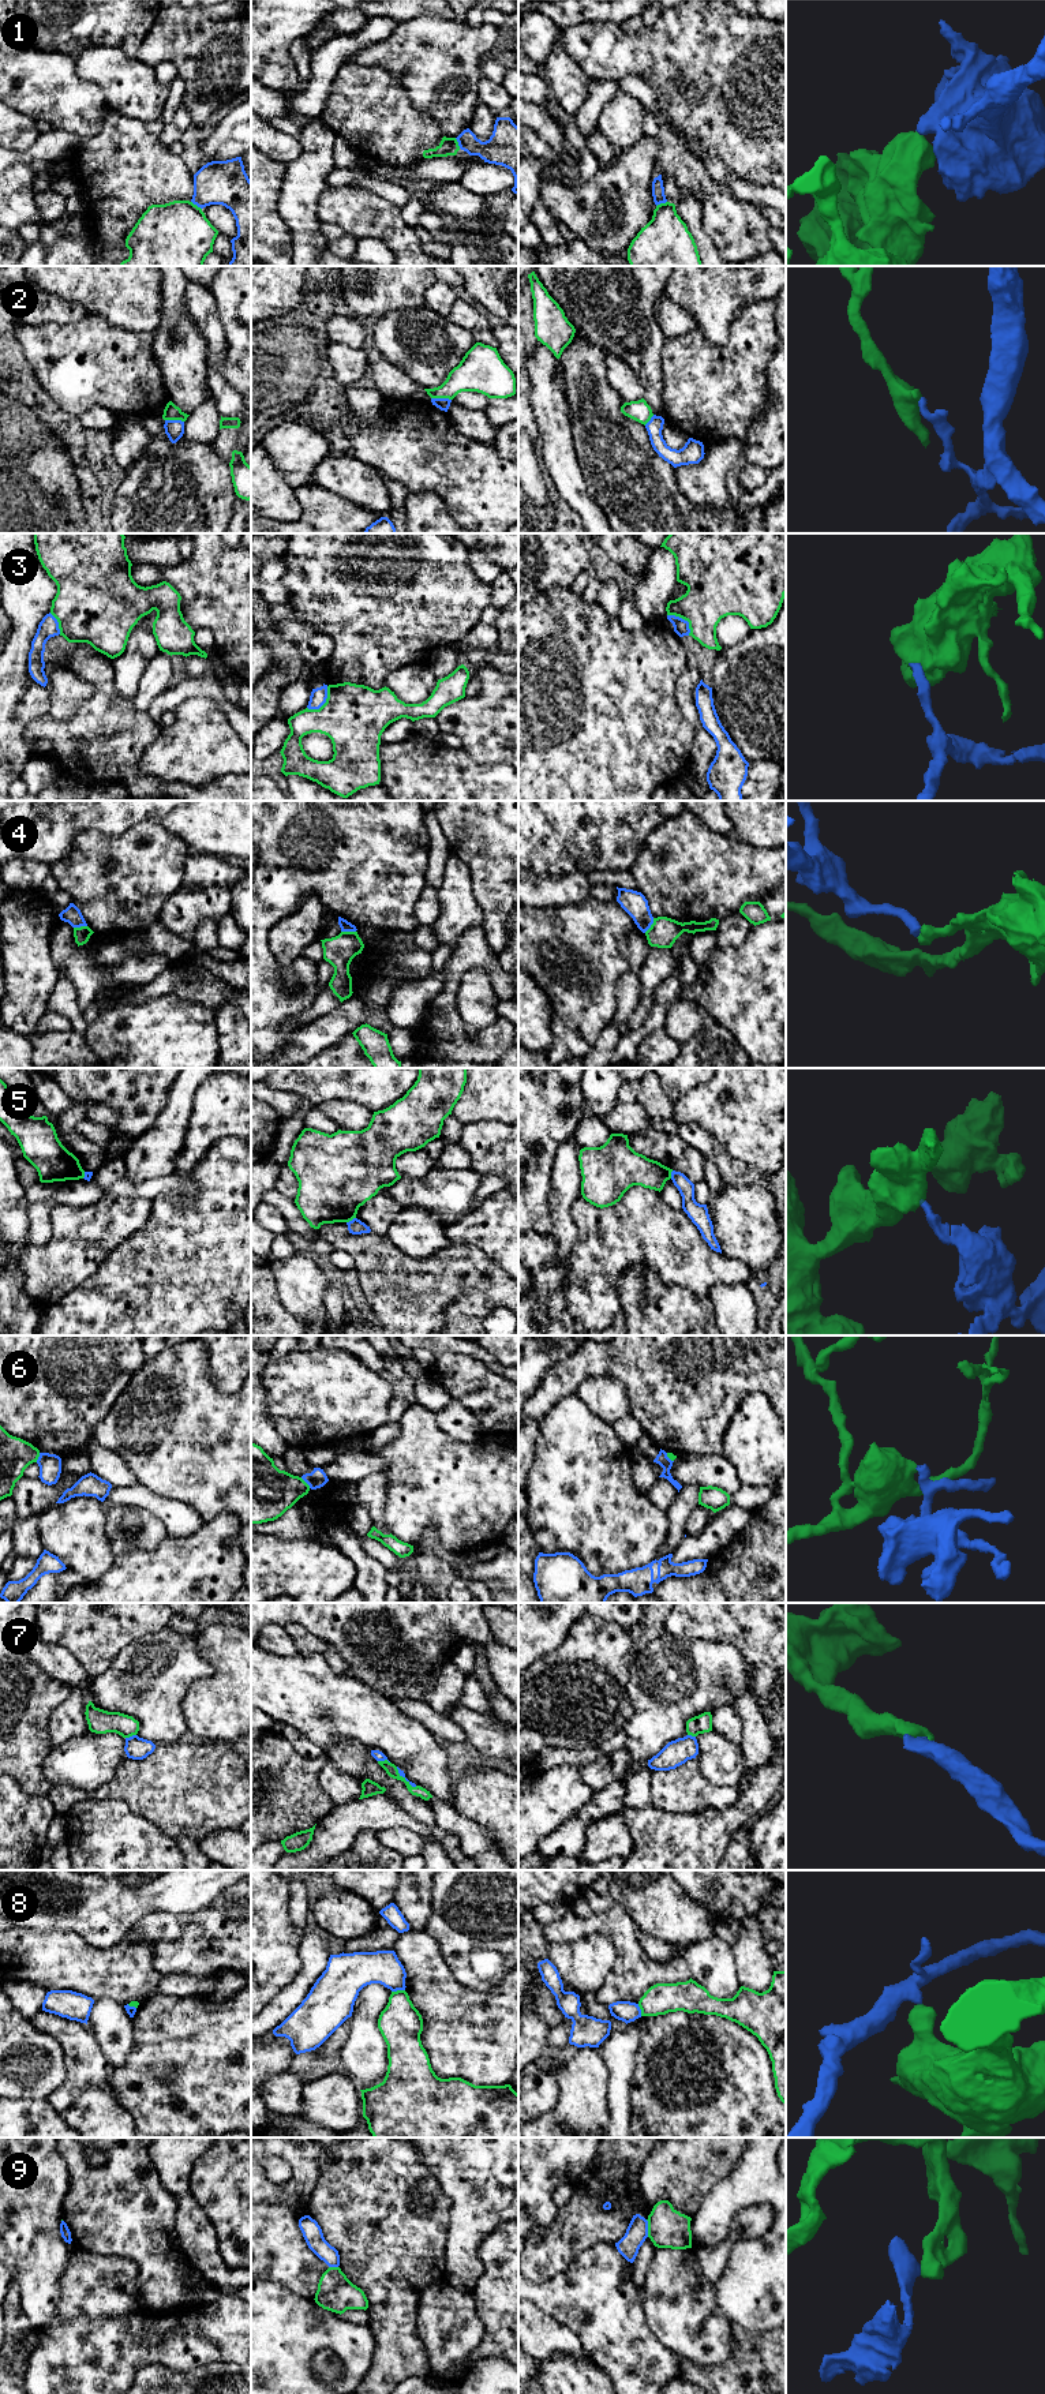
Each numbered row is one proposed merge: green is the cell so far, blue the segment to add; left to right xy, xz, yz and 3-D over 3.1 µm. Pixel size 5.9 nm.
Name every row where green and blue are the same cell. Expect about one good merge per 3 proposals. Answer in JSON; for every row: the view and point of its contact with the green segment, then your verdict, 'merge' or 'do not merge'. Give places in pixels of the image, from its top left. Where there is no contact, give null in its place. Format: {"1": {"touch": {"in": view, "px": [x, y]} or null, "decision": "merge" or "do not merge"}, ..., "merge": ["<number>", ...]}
{"1": {"touch": {"in": "xy", "px": [195, 205]}, "decision": "do not merge"}, "2": {"touch": {"in": "xz", "px": [441, 397]}, "decision": "do not merge"}, "3": {"touch": {"in": "xz", "px": [325, 703]}, "decision": "do not merge"}, "4": {"touch": {"in": "xz", "px": [348, 932]}, "decision": "do not merge"}, "5": {"touch": {"in": "xz", "px": [351, 1220]}, "decision": "do not merge"}, "6": {"touch": {"in": "xz", "px": [306, 1483]}, "decision": "do not merge"}, "7": {"touch": {"in": "xz", "px": [385, 1760]}, "decision": "merge"}, "8": {"touch": {"in": "xz", "px": [397, 1990]}, "decision": "do not merge"}, "9": {"touch": {"in": "yz", "px": [648, 2228]}, "decision": "do not merge"}, "merge": ["7"]}

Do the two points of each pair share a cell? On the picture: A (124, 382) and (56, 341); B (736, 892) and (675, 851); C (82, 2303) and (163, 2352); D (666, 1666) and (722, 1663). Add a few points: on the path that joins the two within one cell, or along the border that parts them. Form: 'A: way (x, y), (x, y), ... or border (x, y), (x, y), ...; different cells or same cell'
A: way (108, 366), (100, 364), (86, 351), (72, 351); same cell
B: way (720, 877), (718, 875), (699, 875), (690, 866); same cell
C: border (135, 2315), (77, 2316), (71, 2321); different cells
D: way (680, 1664), (708, 1664); same cell

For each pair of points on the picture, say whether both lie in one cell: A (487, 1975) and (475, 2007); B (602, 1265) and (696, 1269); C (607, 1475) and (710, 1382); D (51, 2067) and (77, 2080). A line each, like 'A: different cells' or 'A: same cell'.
A: different cells
B: same cell
C: different cells
D: different cells

